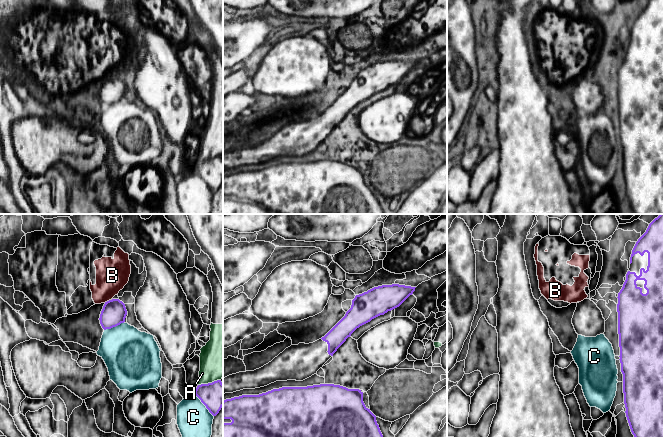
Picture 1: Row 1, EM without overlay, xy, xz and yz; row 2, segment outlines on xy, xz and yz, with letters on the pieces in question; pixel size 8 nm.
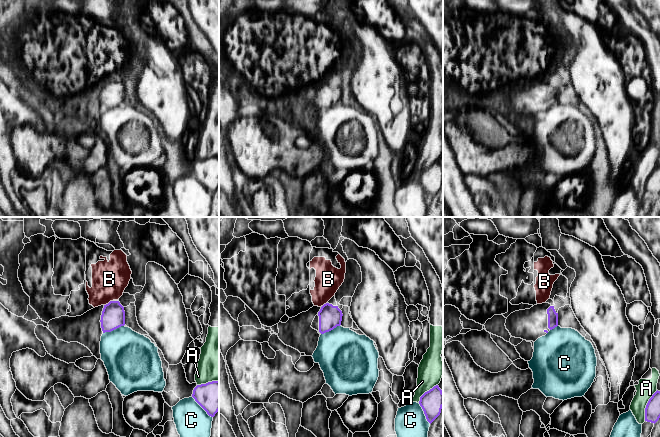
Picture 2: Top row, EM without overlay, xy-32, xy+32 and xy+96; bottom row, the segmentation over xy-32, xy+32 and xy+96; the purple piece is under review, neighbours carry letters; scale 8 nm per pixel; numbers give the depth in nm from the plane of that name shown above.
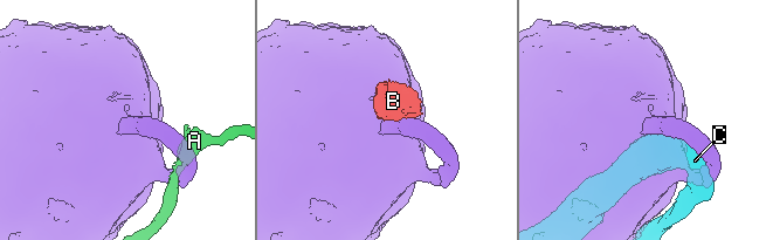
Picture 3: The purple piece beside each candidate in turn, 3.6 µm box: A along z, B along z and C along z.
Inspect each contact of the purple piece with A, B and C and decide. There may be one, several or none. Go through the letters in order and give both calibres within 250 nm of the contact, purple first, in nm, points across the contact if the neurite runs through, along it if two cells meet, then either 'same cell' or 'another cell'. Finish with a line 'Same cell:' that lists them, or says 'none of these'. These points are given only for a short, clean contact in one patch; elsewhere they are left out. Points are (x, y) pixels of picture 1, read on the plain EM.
A: calibres 220 and 340 nm; another cell
B: calibres 200 and 260 nm; another cell
C: calibres 220 and 280 nm; another cell
Same cell: none of these

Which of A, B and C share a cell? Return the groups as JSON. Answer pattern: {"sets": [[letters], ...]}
{"sets": [["A"], ["B", "C"]]}

